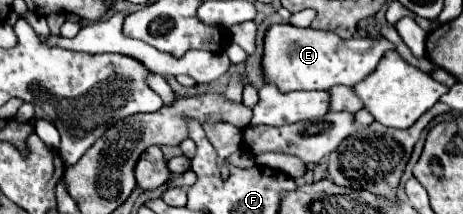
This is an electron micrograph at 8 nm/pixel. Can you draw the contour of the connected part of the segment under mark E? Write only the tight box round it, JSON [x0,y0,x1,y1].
[264,24,394,92]

